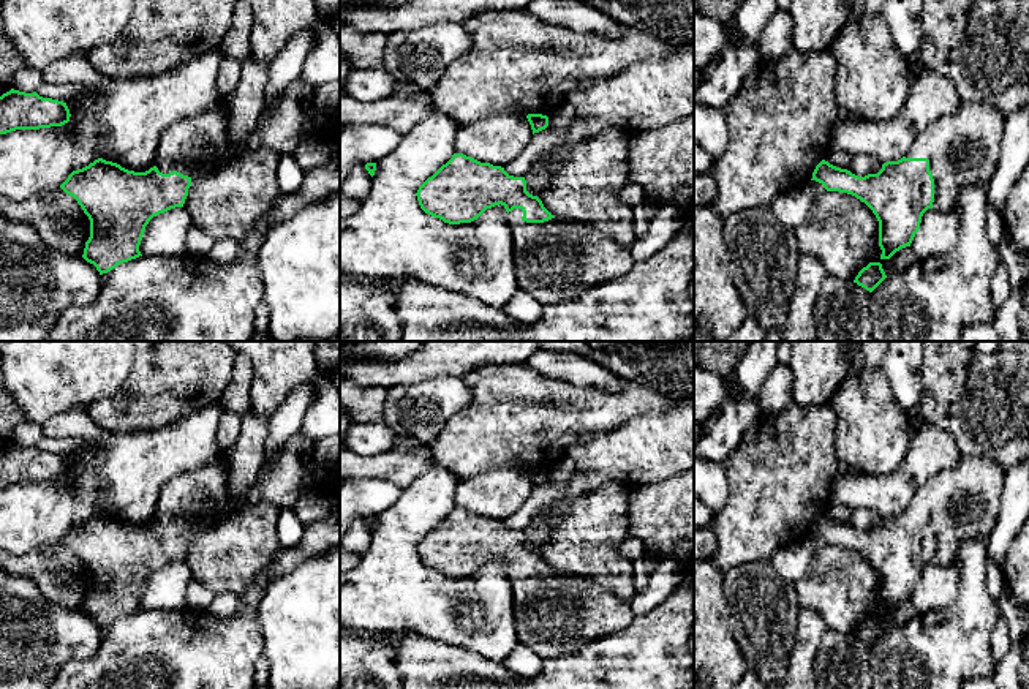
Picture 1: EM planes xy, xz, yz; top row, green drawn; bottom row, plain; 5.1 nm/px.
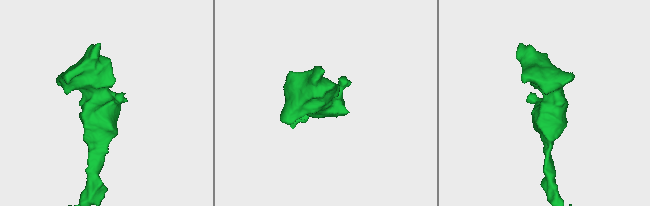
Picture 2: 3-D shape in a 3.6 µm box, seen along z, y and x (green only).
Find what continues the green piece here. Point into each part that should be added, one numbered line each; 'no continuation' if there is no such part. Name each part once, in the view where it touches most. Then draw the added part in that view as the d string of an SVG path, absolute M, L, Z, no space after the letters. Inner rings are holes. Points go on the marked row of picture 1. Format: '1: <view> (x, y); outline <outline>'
1: yz (963, 149); outline M959 103L956 114L936 120L914 139L904 156L929 160L934 179L934 210L953 210L961 188L991 180L999 163L1004 120L1005 115L986 103Z

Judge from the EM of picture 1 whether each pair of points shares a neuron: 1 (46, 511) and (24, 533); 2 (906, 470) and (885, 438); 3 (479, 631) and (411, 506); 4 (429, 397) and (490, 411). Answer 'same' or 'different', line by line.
1: same
2: different
3: same
4: different

